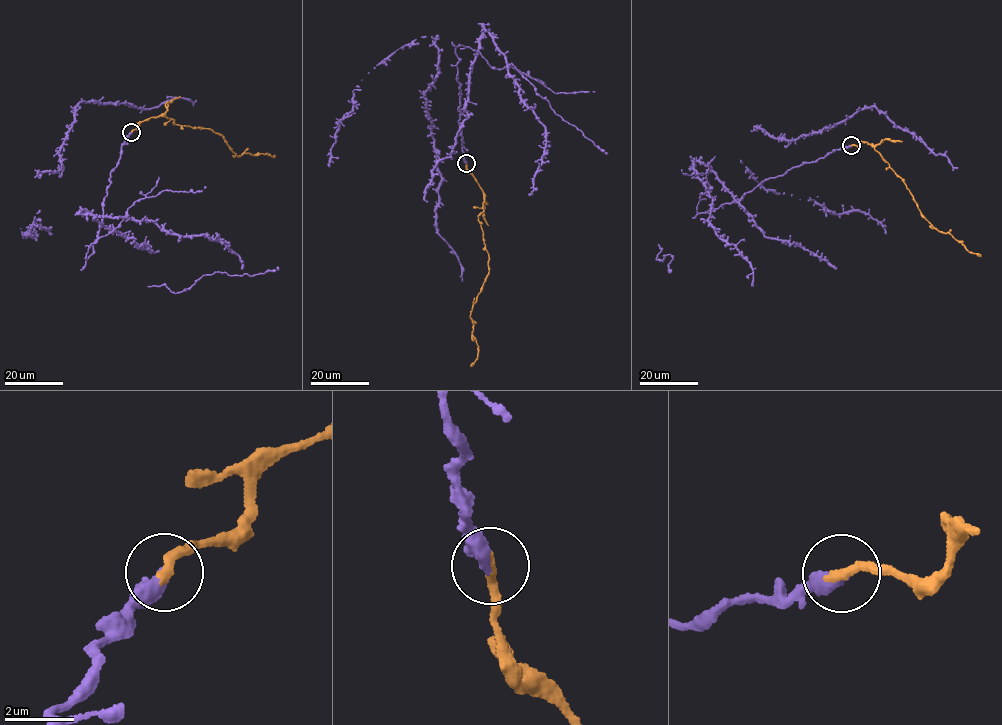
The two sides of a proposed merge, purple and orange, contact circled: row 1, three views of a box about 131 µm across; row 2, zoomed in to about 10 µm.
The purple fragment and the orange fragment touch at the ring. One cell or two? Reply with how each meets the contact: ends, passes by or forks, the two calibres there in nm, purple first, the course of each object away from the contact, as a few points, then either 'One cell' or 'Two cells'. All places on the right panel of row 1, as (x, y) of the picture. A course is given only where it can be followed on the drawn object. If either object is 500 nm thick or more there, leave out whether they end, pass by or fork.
At the ring purple ends. At the ring orange ends. Thickness 440 nm (purple) against 280 nm. Course of purple: (851, 145), (700, 213), (701, 193), (710, 187), (693, 161), (711, 168), (765, 236), (796, 244), (836, 268). Course of orange: (851, 145), (864, 142), (873, 145), (902, 179), (926, 219), (935, 227), (951, 234), (969, 251), (981, 256). Two cells

